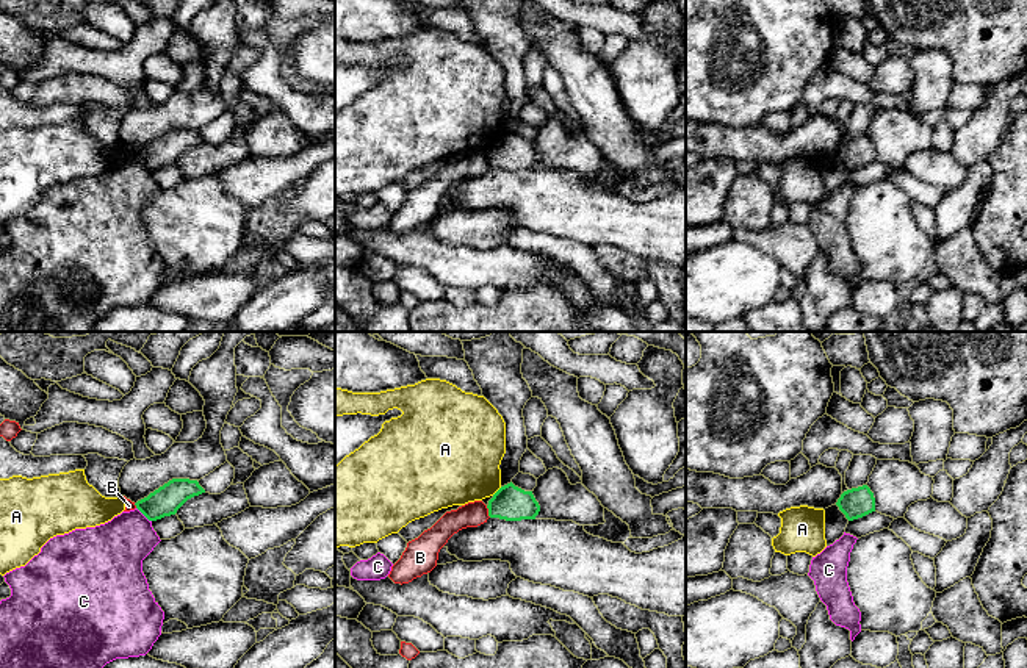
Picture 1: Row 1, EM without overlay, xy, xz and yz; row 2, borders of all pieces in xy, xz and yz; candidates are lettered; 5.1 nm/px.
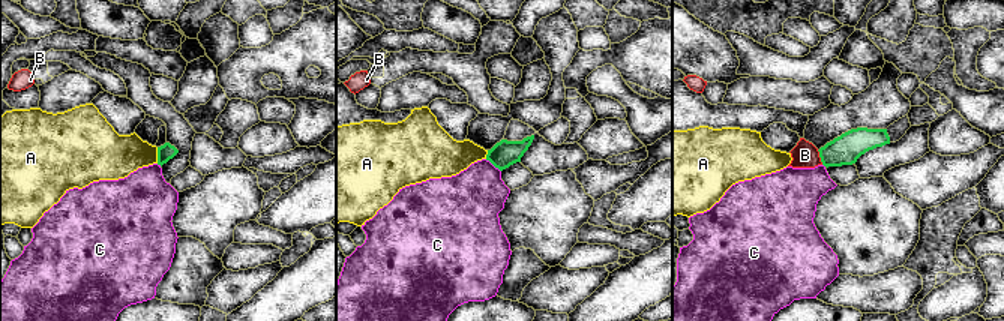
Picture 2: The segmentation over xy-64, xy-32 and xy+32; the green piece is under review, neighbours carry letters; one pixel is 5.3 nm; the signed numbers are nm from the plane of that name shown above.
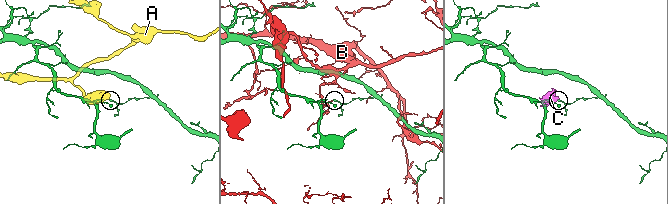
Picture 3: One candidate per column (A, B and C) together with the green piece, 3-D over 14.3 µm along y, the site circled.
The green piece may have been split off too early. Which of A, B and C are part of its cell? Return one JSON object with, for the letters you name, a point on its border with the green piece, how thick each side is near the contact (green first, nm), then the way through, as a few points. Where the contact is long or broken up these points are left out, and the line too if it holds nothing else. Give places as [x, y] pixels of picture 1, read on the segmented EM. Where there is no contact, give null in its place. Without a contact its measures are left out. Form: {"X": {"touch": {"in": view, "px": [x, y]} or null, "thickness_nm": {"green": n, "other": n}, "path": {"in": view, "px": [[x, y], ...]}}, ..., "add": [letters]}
{"add": []}

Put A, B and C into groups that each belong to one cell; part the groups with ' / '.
A / B / C

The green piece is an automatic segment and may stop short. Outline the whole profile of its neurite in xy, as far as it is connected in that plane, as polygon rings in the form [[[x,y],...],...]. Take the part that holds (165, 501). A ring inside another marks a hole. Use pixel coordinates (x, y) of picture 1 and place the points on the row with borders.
[[[172,479],[135,505],[149,521],[157,521],[175,515],[188,499],[202,493],[197,480]]]

